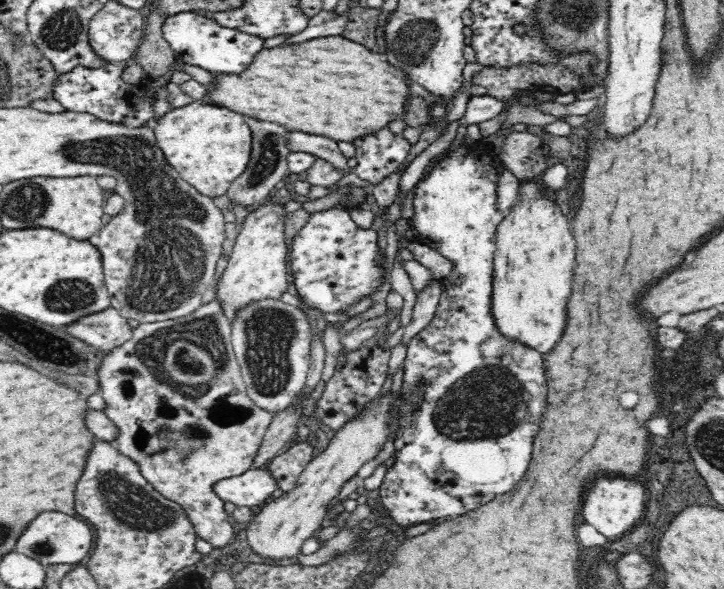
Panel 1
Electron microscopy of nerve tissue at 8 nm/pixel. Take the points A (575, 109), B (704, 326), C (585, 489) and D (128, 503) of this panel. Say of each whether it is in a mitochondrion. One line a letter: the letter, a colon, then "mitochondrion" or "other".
A: other
B: other
C: other
D: mitochondrion

